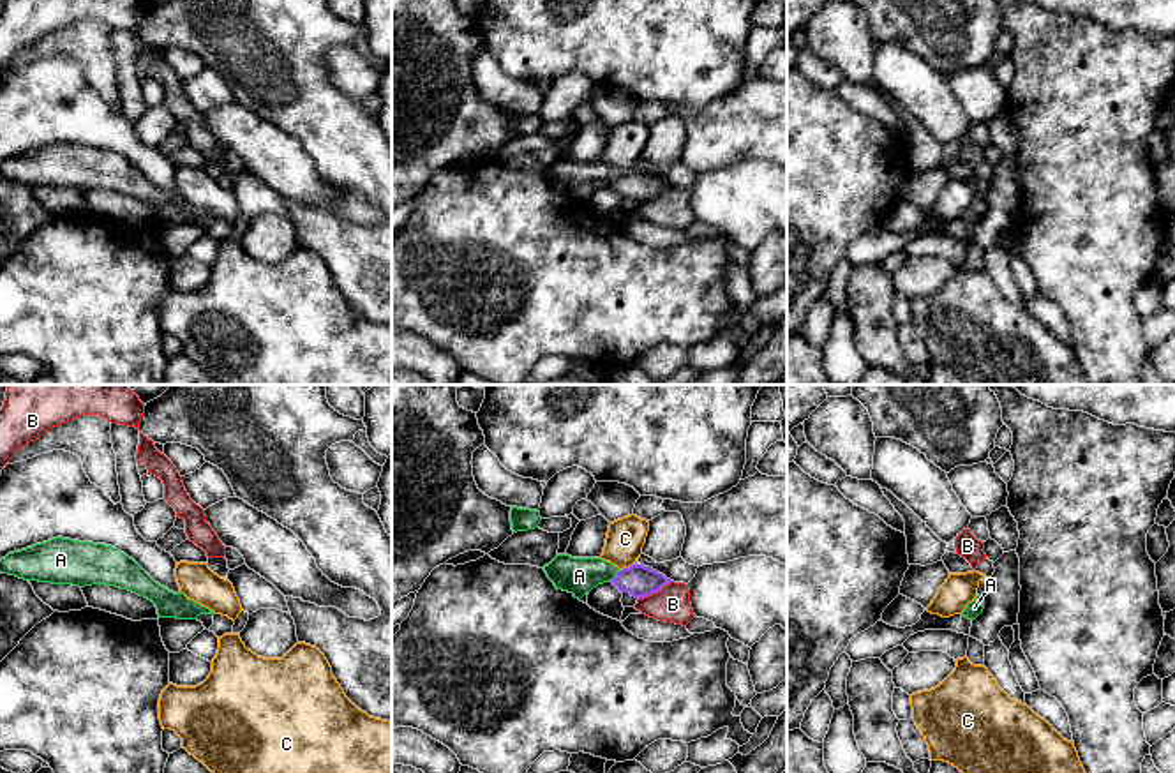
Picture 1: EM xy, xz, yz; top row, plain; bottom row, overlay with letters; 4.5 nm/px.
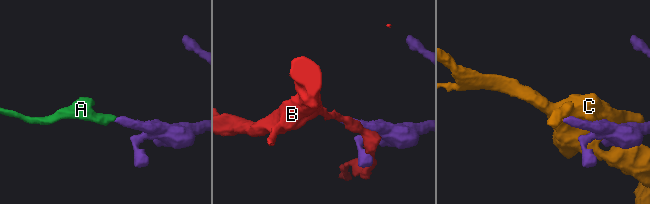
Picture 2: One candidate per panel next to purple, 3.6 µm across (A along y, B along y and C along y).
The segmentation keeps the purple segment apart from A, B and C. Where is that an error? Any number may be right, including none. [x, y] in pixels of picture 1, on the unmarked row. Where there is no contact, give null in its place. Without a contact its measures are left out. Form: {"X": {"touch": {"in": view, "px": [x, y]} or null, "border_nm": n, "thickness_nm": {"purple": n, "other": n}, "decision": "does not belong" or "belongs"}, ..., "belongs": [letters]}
{"A": {"touch": {"in": "xz", "px": [616, 180]}, "border_nm": 70, "thickness_nm": {"purple": 150, "other": 170}, "decision": "belongs"}, "B": {"touch": {"in": "xz", "px": [655, 196]}, "border_nm": 180, "thickness_nm": {"purple": 150, "other": 160}, "decision": "does not belong"}, "C": {"touch": {"in": "xz", "px": [628, 172]}, "border_nm": 90, "thickness_nm": {"purple": 150, "other": 180}, "decision": "does not belong"}, "belongs": ["A"]}

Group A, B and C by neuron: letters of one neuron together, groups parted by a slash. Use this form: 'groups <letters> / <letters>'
groups A / B / C

